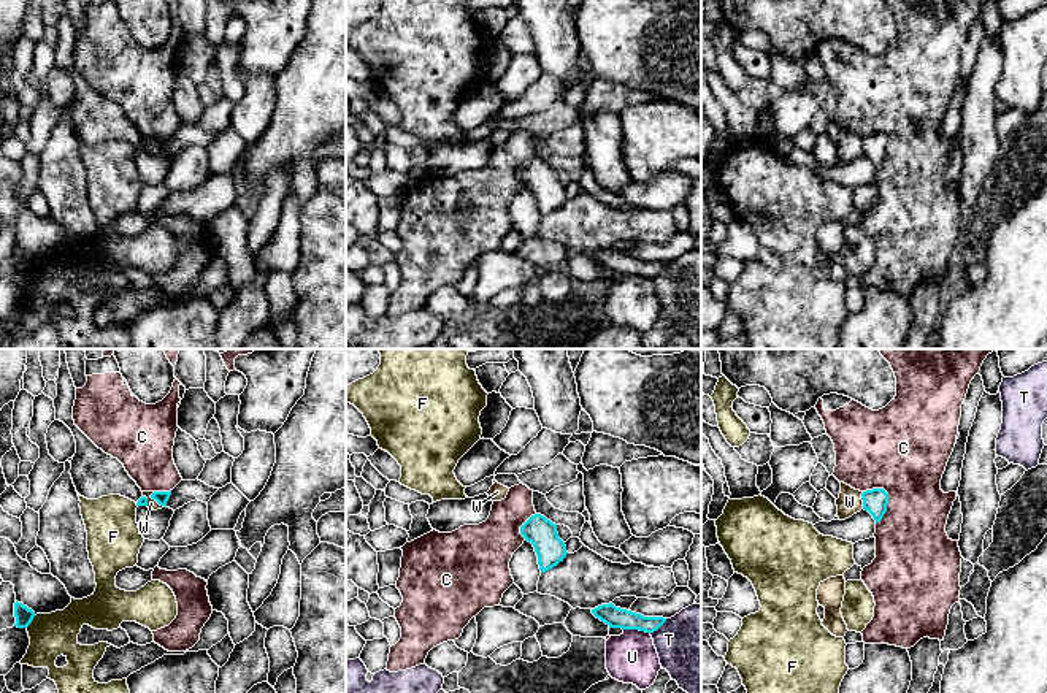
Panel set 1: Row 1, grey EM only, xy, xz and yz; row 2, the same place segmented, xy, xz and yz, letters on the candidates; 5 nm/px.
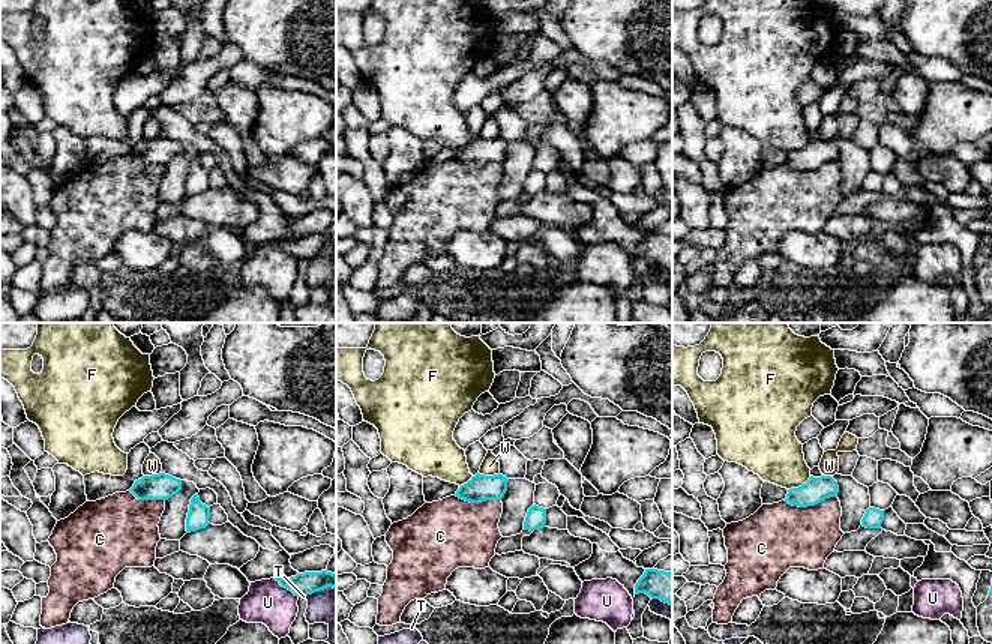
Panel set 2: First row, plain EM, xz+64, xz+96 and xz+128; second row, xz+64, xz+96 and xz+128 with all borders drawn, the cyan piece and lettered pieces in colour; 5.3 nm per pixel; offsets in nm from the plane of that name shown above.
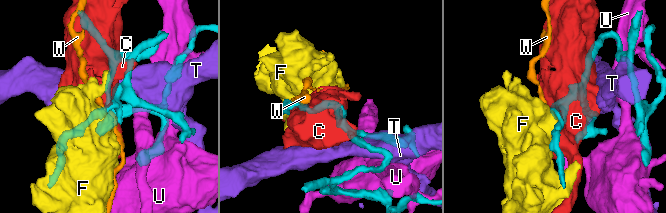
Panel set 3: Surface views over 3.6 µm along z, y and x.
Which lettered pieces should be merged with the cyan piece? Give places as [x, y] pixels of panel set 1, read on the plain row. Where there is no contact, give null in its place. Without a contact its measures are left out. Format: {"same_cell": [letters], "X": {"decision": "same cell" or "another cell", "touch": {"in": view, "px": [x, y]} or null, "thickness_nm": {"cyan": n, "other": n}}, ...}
{"same_cell": [], "C": {"decision": "another cell", "touch": {"in": "yz", "px": [885, 151]}, "thickness_nm": {"cyan": 120, "other": 380}}, "F": {"decision": "another cell", "touch": {"in": "xy", "px": [30, 267]}, "thickness_nm": {"cyan": 90, "other": 220}}, "T": {"decision": "another cell", "touch": {"in": "xz", "px": [659, 271]}, "thickness_nm": {"cyan": 110, "other": 400}}, "U": {"decision": "another cell", "touch": {"in": "xz", "px": [636, 273]}, "thickness_nm": {"cyan": 110, "other": 260}}, "W": {"decision": "another cell", "touch": {"in": "xy", "px": [154, 143]}, "thickness_nm": {"cyan": 60, "other": 50}}}

